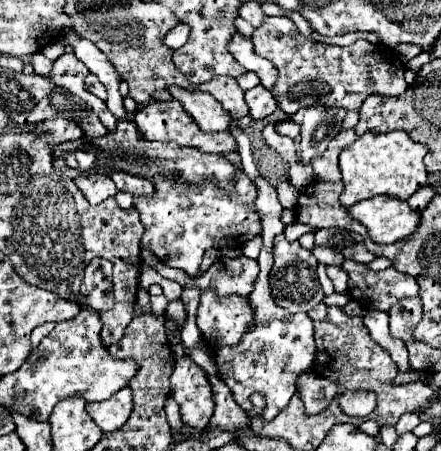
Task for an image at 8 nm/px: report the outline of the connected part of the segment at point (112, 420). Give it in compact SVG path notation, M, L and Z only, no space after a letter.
M122 388L118 394L114 394L110 400L104 402L90 402L86 406L88 414L92 420L104 430L104 432L114 432L120 430L126 420L130 418L134 408L132 402L132 392L128 388Z

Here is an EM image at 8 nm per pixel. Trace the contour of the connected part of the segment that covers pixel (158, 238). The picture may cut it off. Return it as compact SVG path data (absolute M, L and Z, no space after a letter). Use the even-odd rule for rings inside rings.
M228 152L224 158L236 166L232 192L226 192L210 178L204 178L198 186L190 186L180 182L178 174L172 178L158 174L152 178L154 194L134 198L134 206L140 212L140 222L146 228L142 248L150 248L164 264L184 270L190 276L198 274L202 256L208 248L240 248L262 230L258 214L254 214L254 198L258 196L258 190L254 190L254 182L242 170L240 154Z

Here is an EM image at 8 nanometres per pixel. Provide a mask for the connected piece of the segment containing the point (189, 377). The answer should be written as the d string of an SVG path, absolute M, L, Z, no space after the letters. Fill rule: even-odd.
M178 358L170 382L172 396L180 402L182 422L196 430L204 430L214 414L214 398L206 374L202 374L190 358Z

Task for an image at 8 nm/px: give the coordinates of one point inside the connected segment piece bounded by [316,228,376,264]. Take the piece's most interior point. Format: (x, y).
(351, 245)

